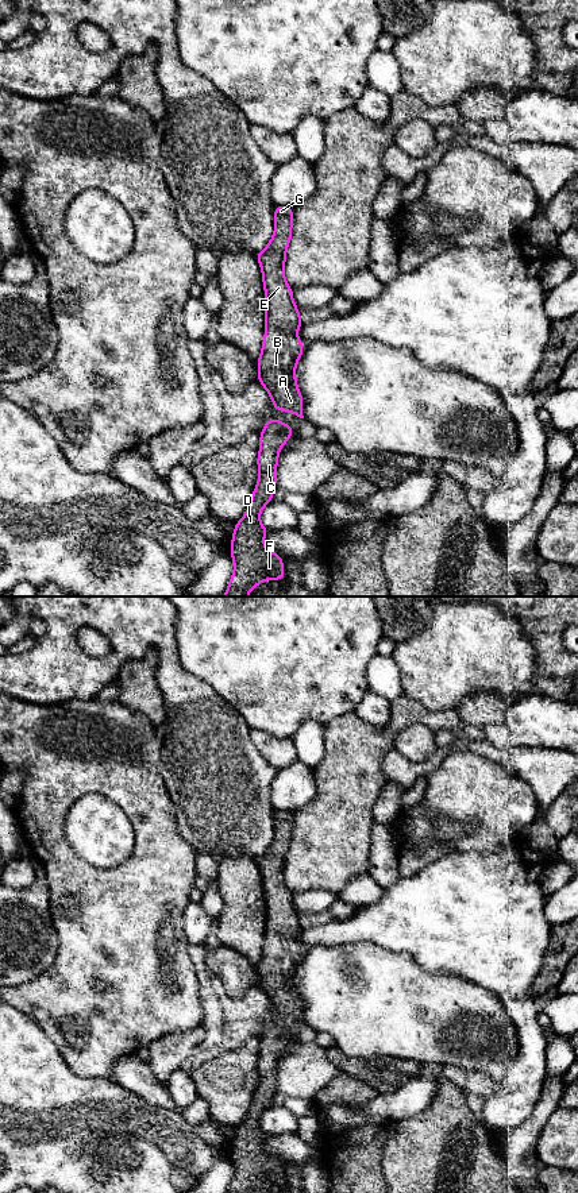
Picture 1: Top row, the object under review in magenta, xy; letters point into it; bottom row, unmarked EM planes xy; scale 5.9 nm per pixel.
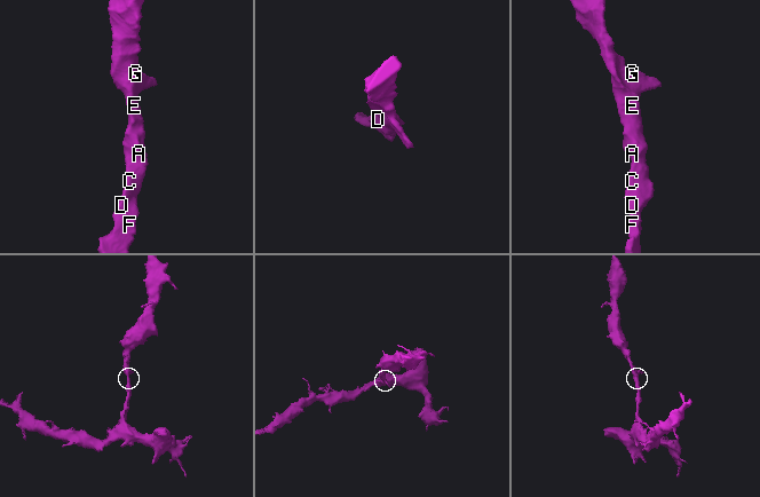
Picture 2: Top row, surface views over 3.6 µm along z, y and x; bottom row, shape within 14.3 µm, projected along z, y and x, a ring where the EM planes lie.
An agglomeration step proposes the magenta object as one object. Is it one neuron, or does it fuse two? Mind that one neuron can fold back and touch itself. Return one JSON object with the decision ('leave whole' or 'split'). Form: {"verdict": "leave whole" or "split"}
{"verdict": "leave whole"}

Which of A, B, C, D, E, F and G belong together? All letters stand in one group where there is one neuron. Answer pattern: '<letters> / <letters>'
A B C D E F G

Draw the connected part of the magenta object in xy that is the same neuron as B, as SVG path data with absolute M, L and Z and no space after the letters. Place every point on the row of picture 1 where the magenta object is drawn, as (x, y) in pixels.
M275 205L273 238L263 251L255 254L262 270L266 312L265 337L257 366L258 383L269 393L273 408L304 418L304 398L296 381L296 366L304 352L297 332L304 323L293 301L293 289L284 277L293 211L293 206Z

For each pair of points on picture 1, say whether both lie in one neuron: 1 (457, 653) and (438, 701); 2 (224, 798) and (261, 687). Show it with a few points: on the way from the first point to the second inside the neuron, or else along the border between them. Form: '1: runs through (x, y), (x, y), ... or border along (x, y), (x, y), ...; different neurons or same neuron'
1: runs through (444, 666), (439, 671), (438, 688); same neuron
2: border along (227, 702), (251, 729); different neurons

